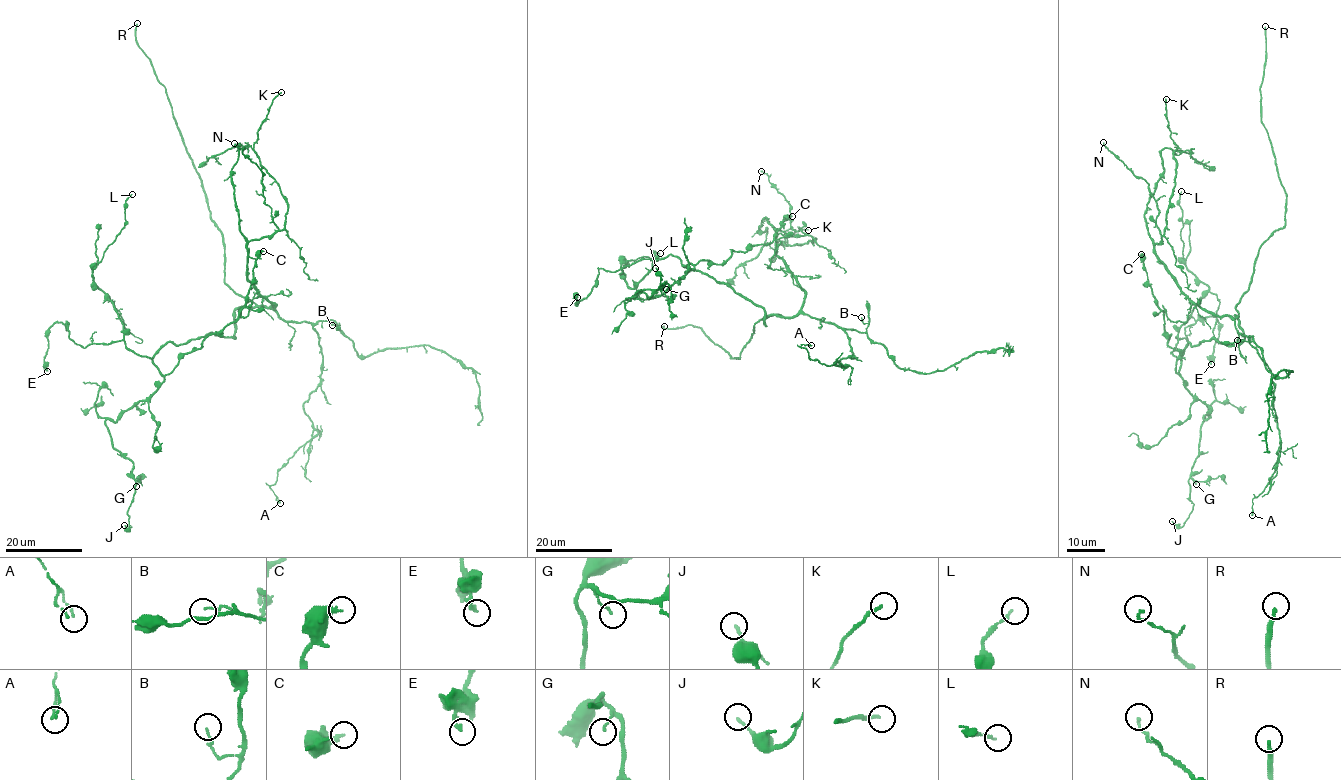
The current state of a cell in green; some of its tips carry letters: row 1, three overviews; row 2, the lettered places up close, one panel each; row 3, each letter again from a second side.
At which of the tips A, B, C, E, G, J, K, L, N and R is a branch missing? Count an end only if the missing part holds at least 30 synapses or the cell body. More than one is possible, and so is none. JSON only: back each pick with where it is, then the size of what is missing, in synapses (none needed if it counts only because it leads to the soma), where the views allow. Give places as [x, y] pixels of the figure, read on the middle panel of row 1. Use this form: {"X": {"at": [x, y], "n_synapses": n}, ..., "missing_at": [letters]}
{"R": {"at": [664, 326]}, "missing_at": ["R"]}

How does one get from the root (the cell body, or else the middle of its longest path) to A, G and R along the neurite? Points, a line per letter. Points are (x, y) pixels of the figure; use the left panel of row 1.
A: (235, 325), (237, 309), (266, 306), (318, 334), (321, 383), (303, 404), (313, 434), (269, 485), (280, 503)
G: (235, 325), (235, 337), (167, 342), (153, 359), (160, 387), (105, 421), (136, 486)
R: (235, 325), (235, 311), (255, 304), (224, 281), (223, 234), (210, 218), (166, 87), (138, 44), (137, 23)

